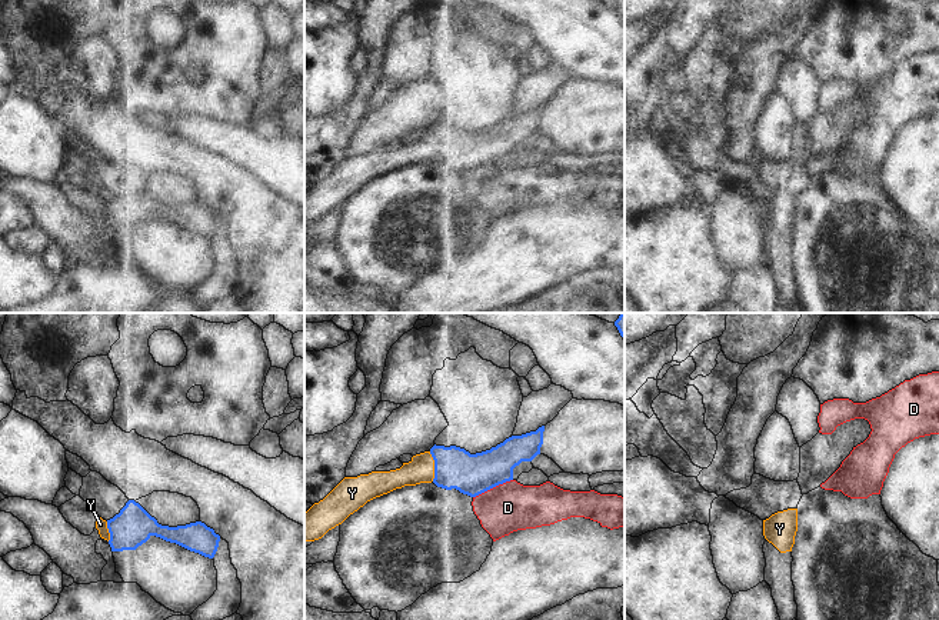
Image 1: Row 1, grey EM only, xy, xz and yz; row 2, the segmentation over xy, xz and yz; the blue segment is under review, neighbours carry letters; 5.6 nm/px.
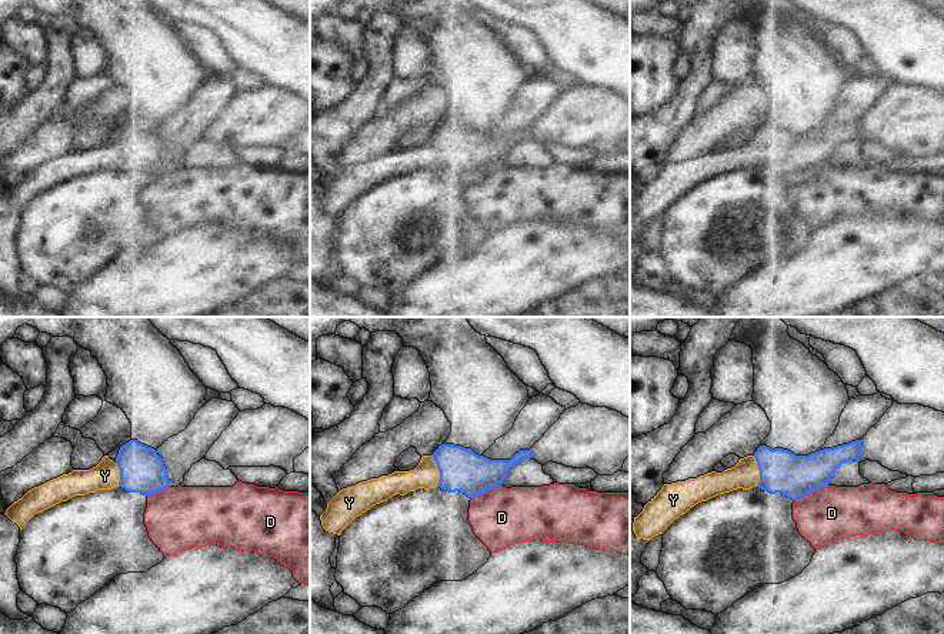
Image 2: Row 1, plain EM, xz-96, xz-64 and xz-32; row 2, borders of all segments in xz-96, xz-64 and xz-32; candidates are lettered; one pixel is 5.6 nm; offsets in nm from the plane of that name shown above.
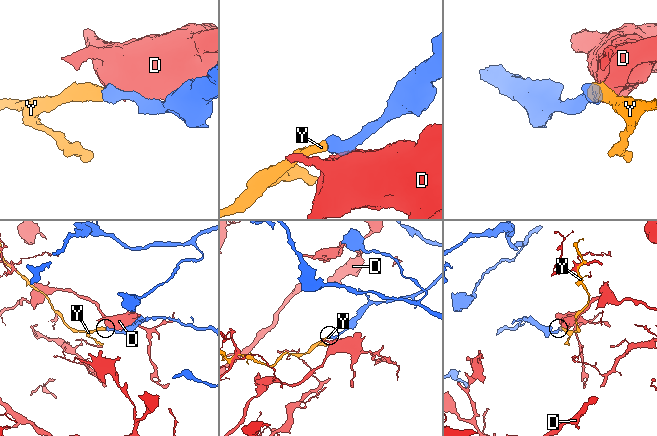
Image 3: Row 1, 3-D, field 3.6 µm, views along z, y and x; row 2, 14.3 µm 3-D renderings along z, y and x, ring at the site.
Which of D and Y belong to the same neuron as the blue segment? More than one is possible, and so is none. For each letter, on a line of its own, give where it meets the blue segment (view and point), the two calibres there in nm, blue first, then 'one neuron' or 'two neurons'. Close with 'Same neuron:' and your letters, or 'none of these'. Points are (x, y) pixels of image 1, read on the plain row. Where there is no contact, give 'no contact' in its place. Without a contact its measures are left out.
D: xz (492, 167) | 240/280 nm | two neurons
Y: xz (435, 146) | 240/150 nm | one neuron
Same neuron: Y

